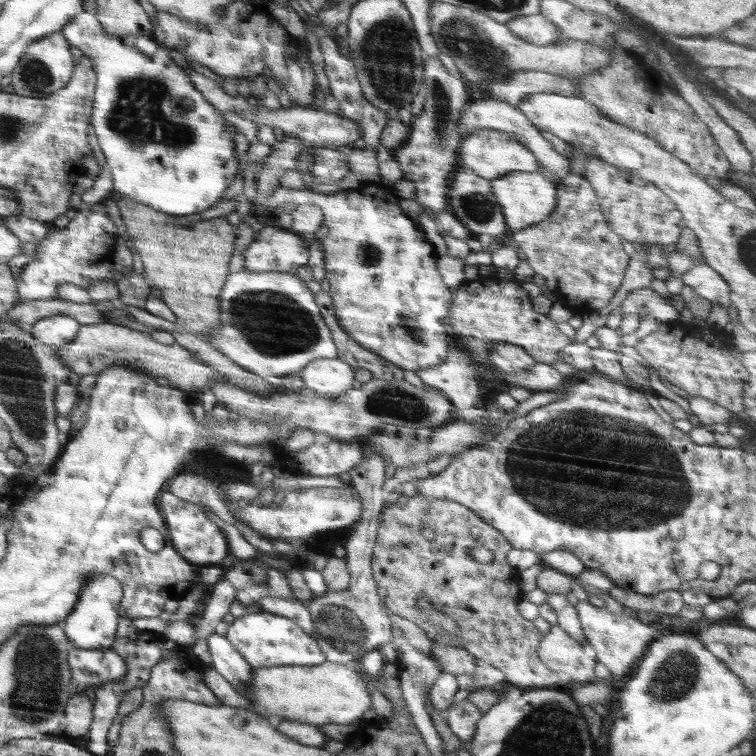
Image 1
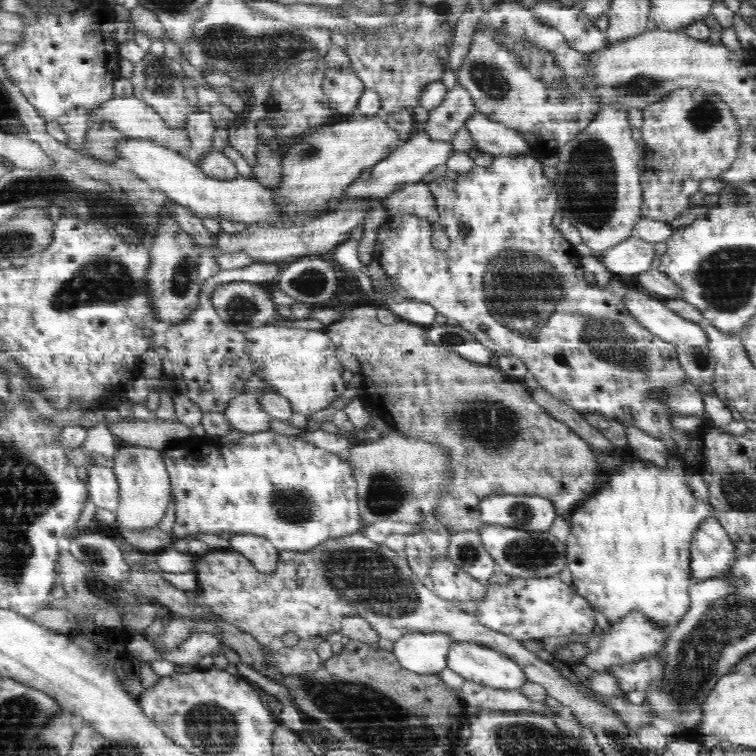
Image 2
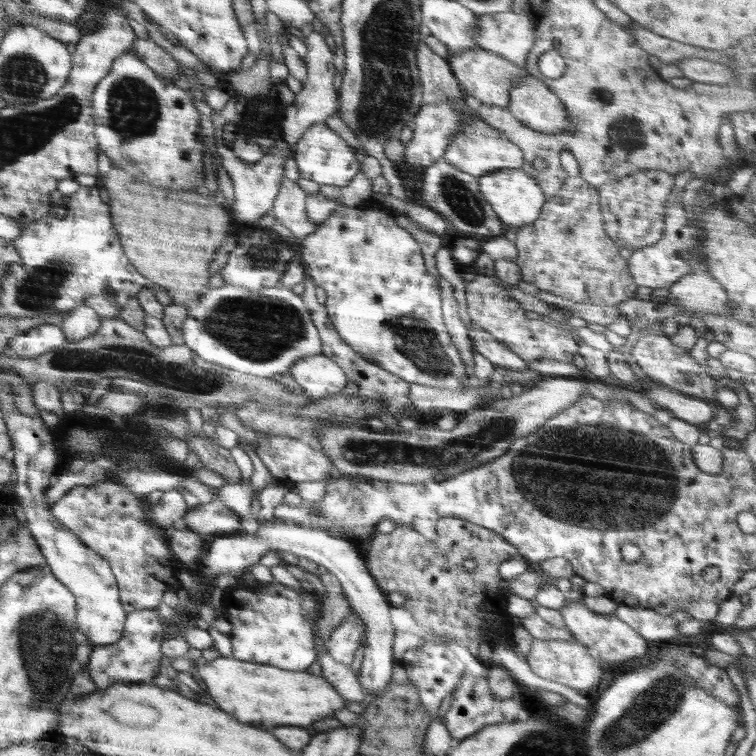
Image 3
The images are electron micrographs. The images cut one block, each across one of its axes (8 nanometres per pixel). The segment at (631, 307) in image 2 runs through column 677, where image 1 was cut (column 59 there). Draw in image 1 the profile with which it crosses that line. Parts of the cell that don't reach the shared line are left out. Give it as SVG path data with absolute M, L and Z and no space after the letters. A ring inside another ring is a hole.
M66 314L41 318L31 327L36 341L50 345L68 344L83 324Z

